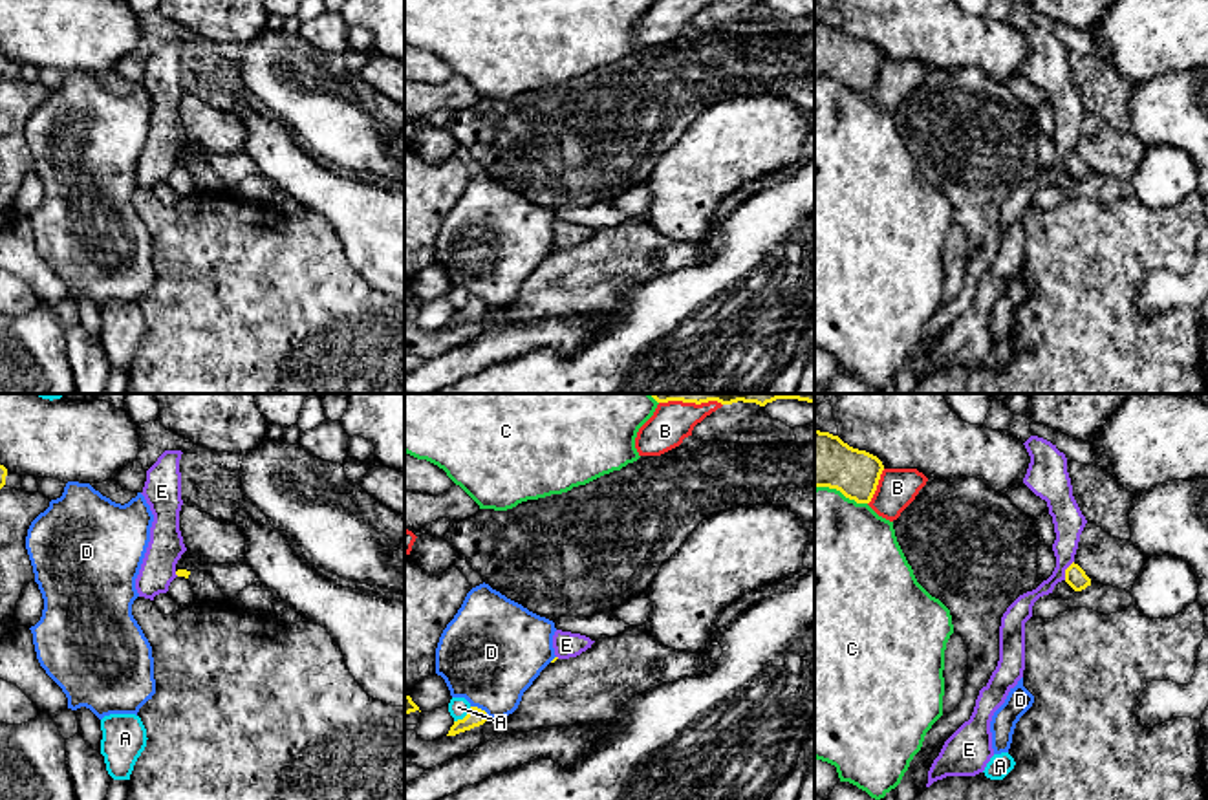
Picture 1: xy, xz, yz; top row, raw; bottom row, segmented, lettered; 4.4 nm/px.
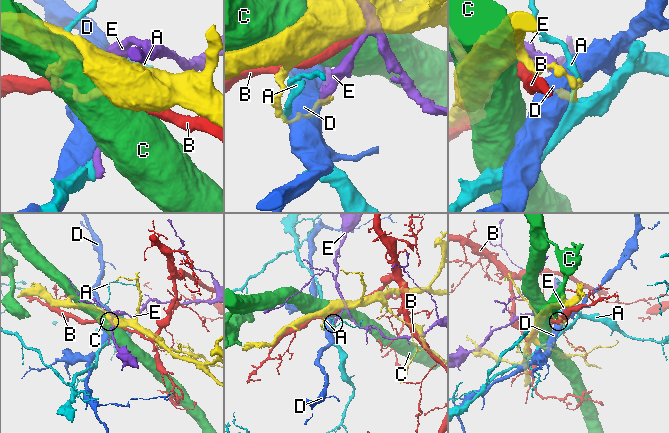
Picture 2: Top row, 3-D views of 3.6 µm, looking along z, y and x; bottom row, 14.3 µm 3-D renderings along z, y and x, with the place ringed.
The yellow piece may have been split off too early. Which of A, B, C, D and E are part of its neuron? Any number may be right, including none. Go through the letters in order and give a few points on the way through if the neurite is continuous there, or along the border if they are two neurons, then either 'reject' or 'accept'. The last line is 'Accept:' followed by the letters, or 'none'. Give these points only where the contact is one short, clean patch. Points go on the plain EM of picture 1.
A: reject
B: reject
C: reject
D: reject
E: along yz (1073, 151), (1064, 169) | reject
Accept: none

